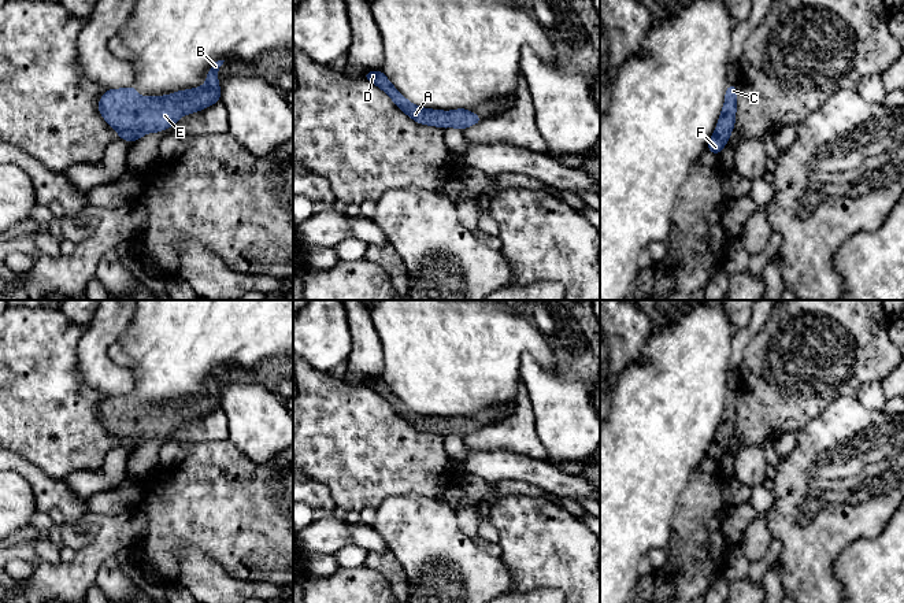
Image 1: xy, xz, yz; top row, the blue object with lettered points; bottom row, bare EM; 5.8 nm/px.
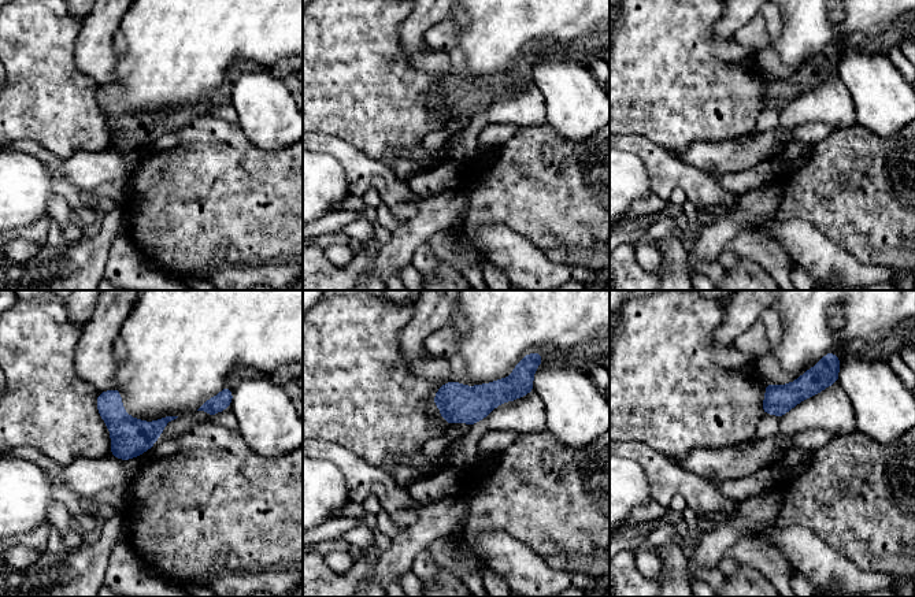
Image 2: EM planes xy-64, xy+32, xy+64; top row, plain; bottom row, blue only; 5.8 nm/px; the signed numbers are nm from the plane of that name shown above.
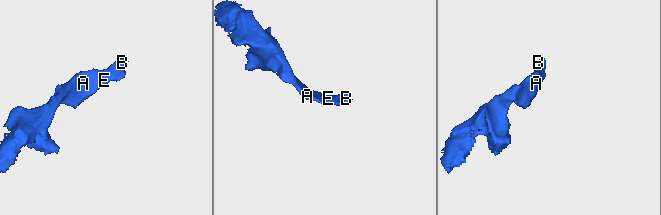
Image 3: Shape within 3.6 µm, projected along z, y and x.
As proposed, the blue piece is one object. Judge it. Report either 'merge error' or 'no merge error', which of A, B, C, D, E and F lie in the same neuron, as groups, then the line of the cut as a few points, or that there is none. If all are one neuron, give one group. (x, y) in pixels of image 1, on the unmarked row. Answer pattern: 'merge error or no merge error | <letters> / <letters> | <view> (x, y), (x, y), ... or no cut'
no merge error | A B C D E F | no cut

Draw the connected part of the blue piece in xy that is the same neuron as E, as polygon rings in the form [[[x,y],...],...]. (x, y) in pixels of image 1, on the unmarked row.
[[[218,367],[212,371],[203,393],[174,399],[167,403],[141,404],[133,392],[123,396],[107,396],[99,407],[99,419],[105,429],[118,439],[121,447],[130,450],[137,448],[145,440],[156,440],[168,436],[174,433],[181,423],[201,418],[221,407],[218,376],[223,369],[225,367]]]

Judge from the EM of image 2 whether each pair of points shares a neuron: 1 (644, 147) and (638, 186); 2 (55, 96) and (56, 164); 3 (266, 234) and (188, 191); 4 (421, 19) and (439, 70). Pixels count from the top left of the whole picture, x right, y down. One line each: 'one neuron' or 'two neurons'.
1: two neurons
2: two neurons
3: one neuron
4: one neuron

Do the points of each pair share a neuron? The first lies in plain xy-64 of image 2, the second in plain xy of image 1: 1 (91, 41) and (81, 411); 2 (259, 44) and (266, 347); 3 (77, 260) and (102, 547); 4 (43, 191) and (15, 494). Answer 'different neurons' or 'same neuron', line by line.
1: different neurons
2: same neuron
3: same neuron
4: same neuron

